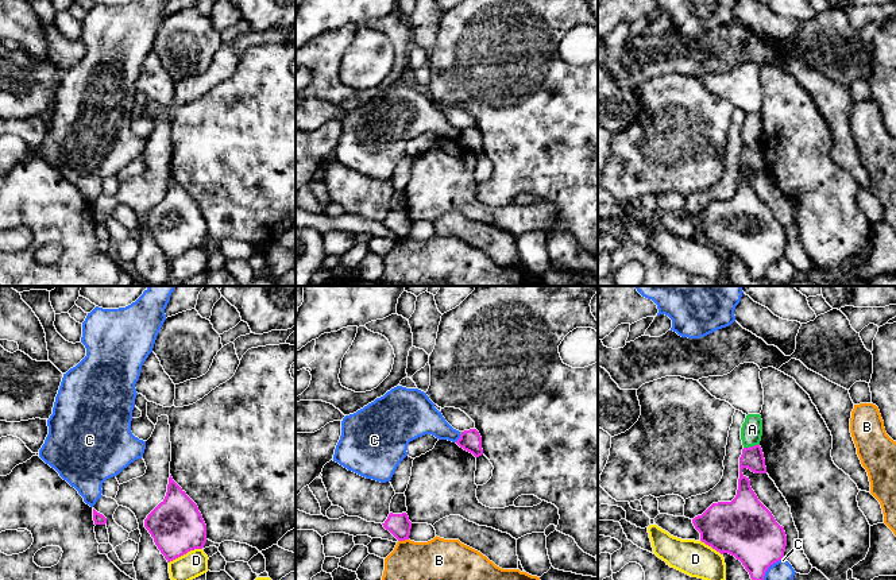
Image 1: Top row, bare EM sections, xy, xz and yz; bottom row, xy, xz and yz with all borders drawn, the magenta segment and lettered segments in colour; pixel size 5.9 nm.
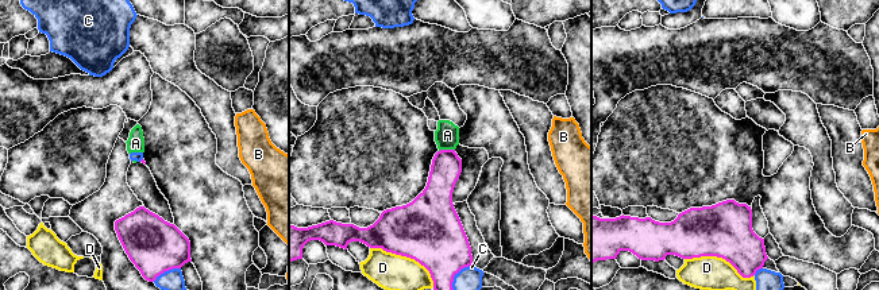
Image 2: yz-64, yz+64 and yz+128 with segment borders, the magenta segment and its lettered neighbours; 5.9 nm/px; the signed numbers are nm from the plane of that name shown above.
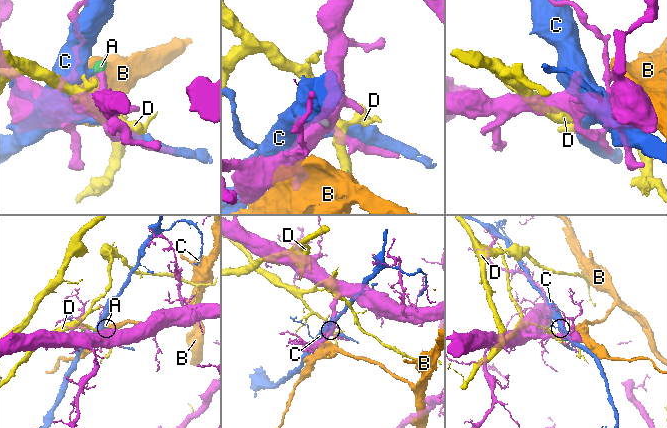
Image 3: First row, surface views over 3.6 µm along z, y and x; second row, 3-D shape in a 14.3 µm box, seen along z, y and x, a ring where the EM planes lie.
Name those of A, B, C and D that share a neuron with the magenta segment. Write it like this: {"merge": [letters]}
{"merge": []}

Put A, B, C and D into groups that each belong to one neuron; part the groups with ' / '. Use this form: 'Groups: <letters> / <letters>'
Groups: A C / B / D

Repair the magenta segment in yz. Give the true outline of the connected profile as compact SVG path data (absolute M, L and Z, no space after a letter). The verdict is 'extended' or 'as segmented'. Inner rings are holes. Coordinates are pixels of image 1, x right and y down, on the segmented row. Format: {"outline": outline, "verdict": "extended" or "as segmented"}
{"outline": "M758 445L744 448L739 457L739 479L737 495L731 502L712 503L702 515L692 519L700 533L700 541L721 554L729 553L742 562L752 580L764 580L771 565L784 558L787 535L772 513L758 500L750 480L742 473L748 468L754 473L766 473L762 449Z", "verdict": "as segmented"}

